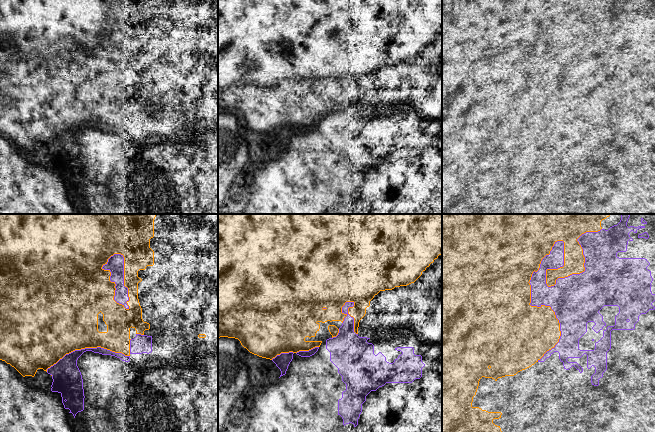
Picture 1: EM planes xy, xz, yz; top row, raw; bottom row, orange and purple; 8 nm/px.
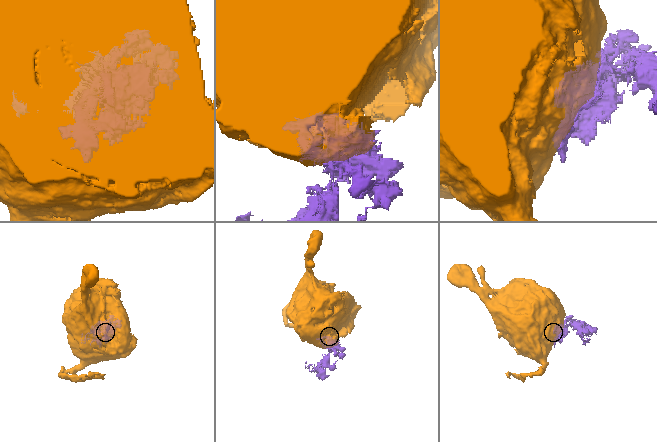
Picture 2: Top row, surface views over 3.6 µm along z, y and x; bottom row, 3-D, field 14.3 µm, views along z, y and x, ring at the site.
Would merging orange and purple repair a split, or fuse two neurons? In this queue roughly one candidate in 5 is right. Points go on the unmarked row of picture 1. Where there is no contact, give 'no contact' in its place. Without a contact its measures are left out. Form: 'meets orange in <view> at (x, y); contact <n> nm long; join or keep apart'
meets orange in yz at (563, 17); contact 1200 nm long; keep apart

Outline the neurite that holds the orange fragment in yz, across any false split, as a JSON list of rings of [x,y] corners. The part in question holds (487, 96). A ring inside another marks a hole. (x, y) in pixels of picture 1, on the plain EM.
[[[442,0],[442,214],[503,214],[500,202],[493,199],[494,195],[501,194],[502,189],[488,188],[472,182],[480,155],[485,153],[497,157],[498,154],[516,151],[538,138],[547,127],[555,123],[561,112],[559,96],[551,83],[530,81],[531,61],[529,58],[533,48],[539,46],[542,35],[550,30],[557,17],[564,18],[564,42],[546,46],[547,62],[554,62],[558,54],[584,48],[585,33],[577,15],[586,8],[608,6],[614,1],[617,0]]]

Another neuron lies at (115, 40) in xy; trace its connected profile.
[[[114,30],[108,35],[108,38],[103,41],[102,45],[111,48],[110,57],[116,60],[114,76],[122,80],[126,85],[129,85],[127,77],[128,64],[124,62],[124,33],[121,30]]]

